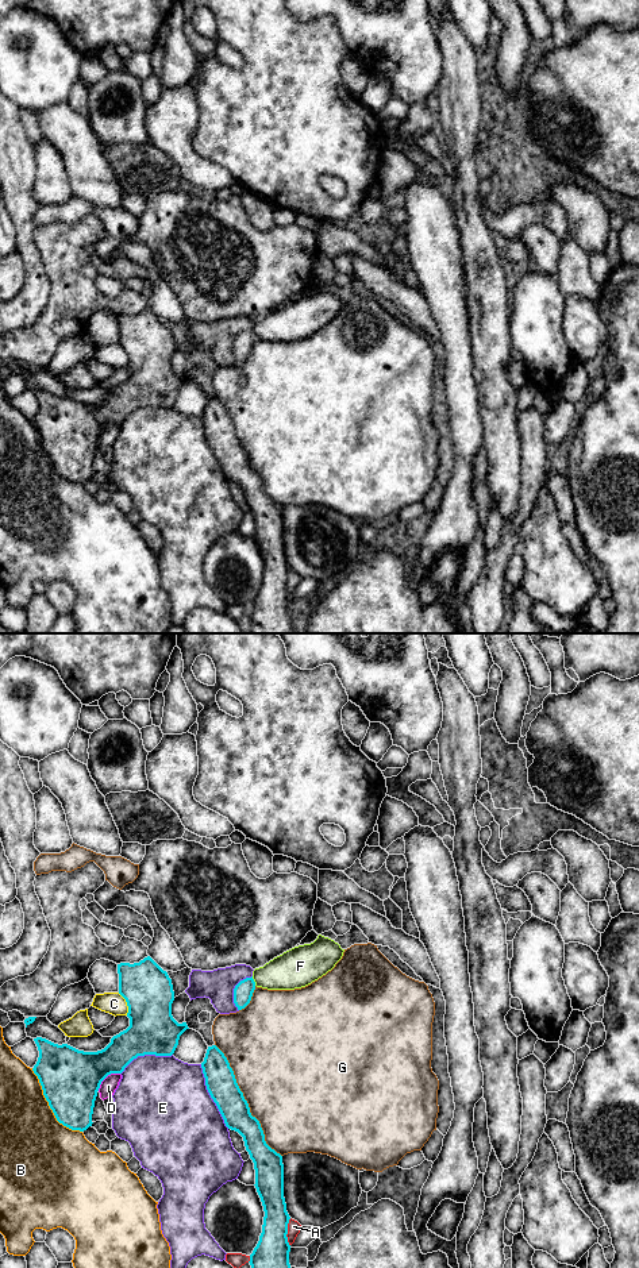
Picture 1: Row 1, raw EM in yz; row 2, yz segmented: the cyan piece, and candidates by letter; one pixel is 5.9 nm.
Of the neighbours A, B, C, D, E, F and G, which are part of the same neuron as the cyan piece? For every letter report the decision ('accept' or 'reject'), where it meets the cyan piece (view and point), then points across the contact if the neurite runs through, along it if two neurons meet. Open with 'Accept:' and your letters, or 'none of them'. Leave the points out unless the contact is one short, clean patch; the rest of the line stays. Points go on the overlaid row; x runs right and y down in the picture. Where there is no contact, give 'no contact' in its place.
Accept: none of them
A: reject; meets cyan in yz at (287, 1232)
B: reject; meets cyan in yz at (49, 1105)
C: reject; meets cyan in yz at (127, 1004)
D: reject; meets cyan in yz at (106, 1076)
E: reject; meets cyan in yz at (211, 1097)
F: reject; meets cyan in yz at (253, 981); border along yz (251, 976), (256, 985)
G: reject; meets cyan in yz at (246, 1101)

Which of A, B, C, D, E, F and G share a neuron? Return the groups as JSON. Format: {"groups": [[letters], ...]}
{"groups": [["A"], ["B"], ["C", "F"], ["D"], ["E"], ["G"]]}

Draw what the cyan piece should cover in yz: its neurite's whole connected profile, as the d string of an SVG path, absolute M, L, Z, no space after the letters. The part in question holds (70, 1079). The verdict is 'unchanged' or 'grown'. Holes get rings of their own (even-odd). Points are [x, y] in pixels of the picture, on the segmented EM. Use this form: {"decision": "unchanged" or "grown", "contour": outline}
{"decision": "unchanged", "contour": "M150 956L139 963L118 964L119 994L128 1006L130 1026L111 1038L101 1051L84 1052L68 1044L54 1044L46 1038L34 1038L39 1057L32 1071L38 1076L43 1095L57 1121L72 1130L84 1132L92 1126L95 1101L101 1082L111 1074L122 1074L138 1056L172 1056L180 1036L189 1029L172 1015L174 991L172 979Z"}

